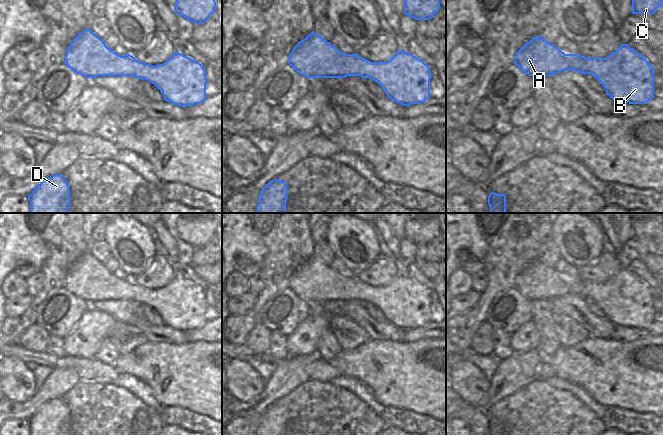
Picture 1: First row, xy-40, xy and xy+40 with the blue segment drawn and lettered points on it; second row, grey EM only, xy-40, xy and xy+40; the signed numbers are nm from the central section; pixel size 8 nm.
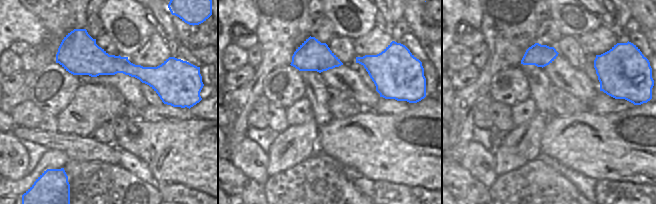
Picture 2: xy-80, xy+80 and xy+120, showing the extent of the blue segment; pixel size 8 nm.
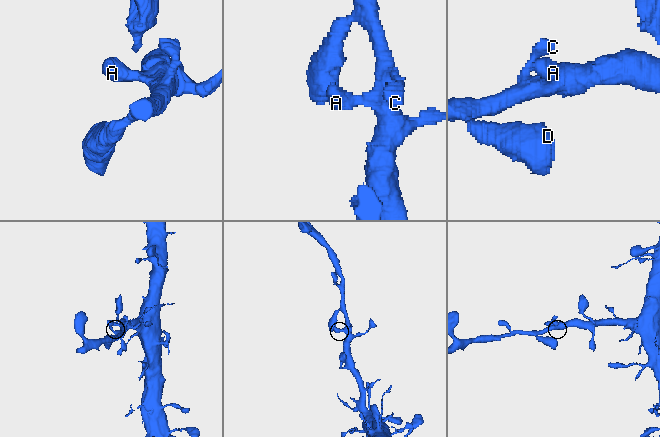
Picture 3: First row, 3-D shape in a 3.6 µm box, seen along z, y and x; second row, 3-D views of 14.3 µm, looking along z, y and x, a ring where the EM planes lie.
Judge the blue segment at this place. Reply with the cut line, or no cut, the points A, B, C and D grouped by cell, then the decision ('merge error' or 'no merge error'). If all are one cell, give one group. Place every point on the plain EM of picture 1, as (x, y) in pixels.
no cut | A B C D | no merge error

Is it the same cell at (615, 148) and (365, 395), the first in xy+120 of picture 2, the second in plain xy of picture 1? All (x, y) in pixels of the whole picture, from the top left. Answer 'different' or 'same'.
different

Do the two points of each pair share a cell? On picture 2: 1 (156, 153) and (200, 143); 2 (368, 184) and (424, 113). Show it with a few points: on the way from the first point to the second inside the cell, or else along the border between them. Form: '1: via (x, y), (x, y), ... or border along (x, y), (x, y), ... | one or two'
1: via (167, 150), (189, 150) | one
2: border along (351, 167), (373, 181) | two

